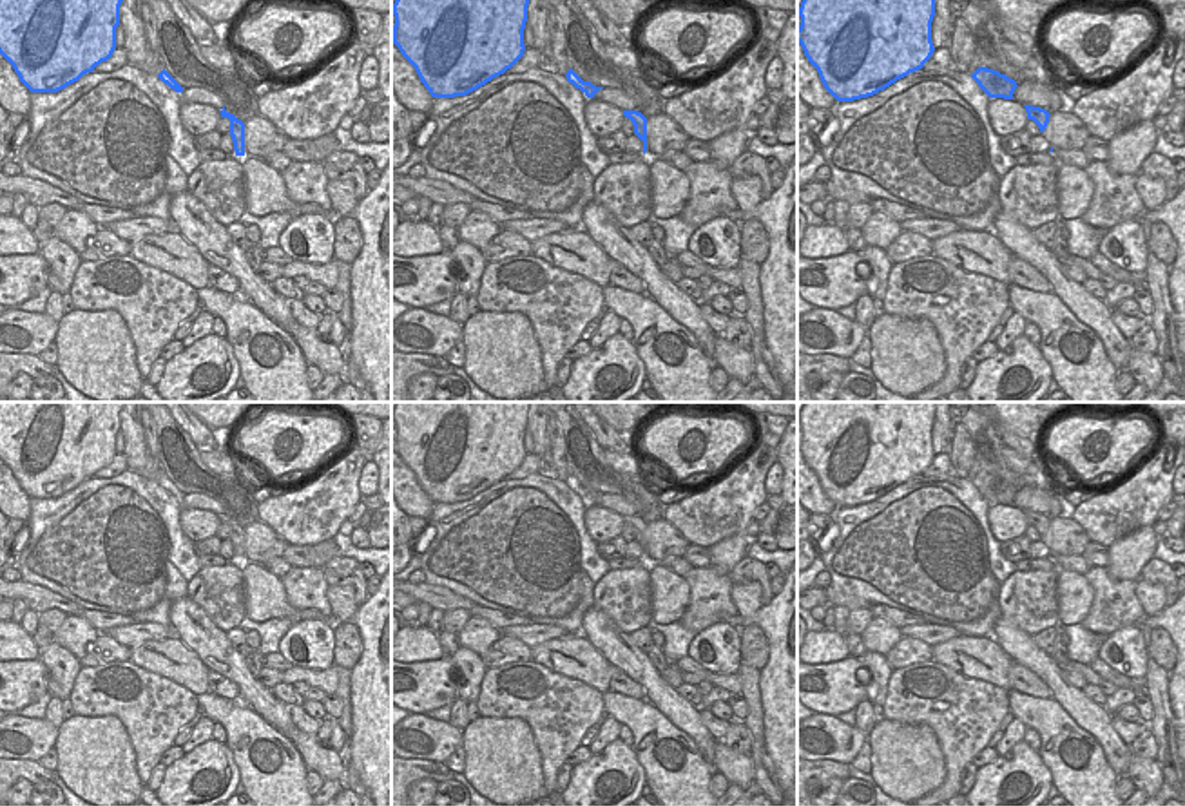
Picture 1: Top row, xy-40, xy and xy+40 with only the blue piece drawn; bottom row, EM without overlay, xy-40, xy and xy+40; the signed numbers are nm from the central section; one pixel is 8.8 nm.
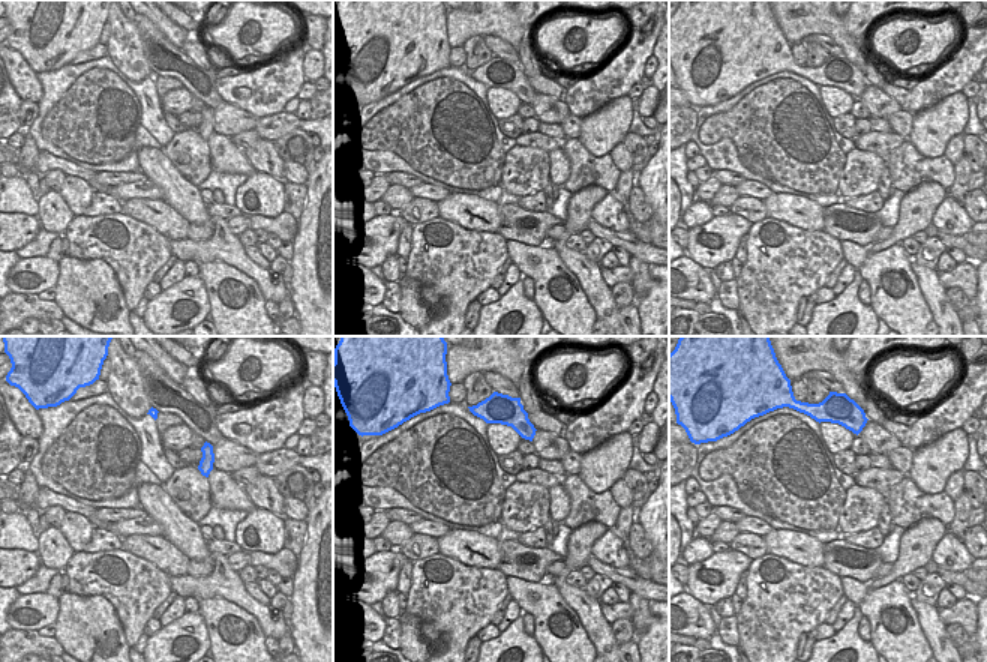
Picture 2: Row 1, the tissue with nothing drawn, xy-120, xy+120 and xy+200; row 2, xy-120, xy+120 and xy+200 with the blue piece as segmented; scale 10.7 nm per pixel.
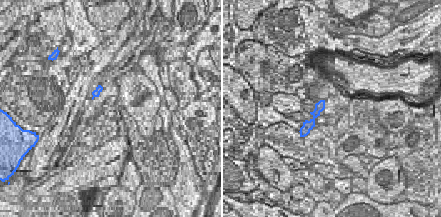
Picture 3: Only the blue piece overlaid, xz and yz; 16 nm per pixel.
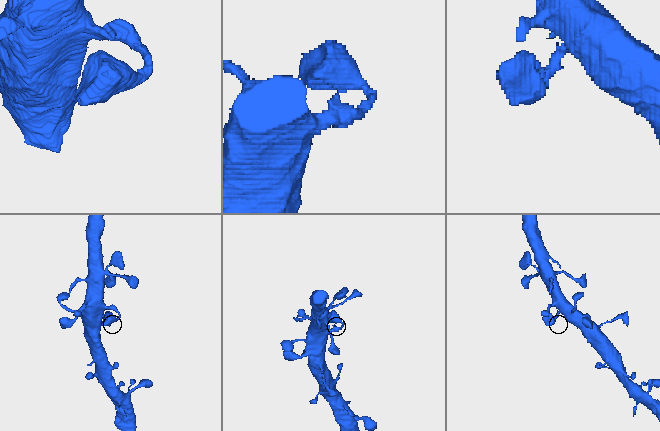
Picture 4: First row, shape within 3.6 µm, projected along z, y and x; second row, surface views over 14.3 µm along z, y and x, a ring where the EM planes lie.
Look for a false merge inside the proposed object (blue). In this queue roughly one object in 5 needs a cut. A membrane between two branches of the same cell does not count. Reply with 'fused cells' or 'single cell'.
single cell

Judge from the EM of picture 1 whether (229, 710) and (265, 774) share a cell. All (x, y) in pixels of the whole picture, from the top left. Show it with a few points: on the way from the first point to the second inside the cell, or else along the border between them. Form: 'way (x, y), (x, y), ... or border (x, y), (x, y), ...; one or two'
way (243, 727), (249, 734), (250, 761); one

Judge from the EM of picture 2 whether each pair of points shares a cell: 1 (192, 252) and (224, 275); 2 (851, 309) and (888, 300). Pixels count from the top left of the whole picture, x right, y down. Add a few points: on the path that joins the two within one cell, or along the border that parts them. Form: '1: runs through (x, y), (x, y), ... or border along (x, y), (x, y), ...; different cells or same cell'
1: border along (198, 261), (225, 261), (240, 270); different cells
2: border along (869, 305), (878, 318); different cells

